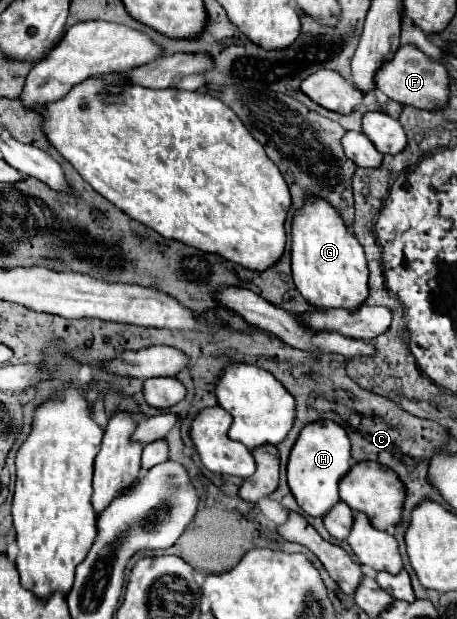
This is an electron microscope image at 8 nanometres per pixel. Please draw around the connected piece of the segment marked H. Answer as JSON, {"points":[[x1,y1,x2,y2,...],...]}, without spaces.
{"points":[[321,419,301,429,287,463,287,481,299,507,311,517,323,517,339,501,339,481,351,469,351,443,341,425]]}

